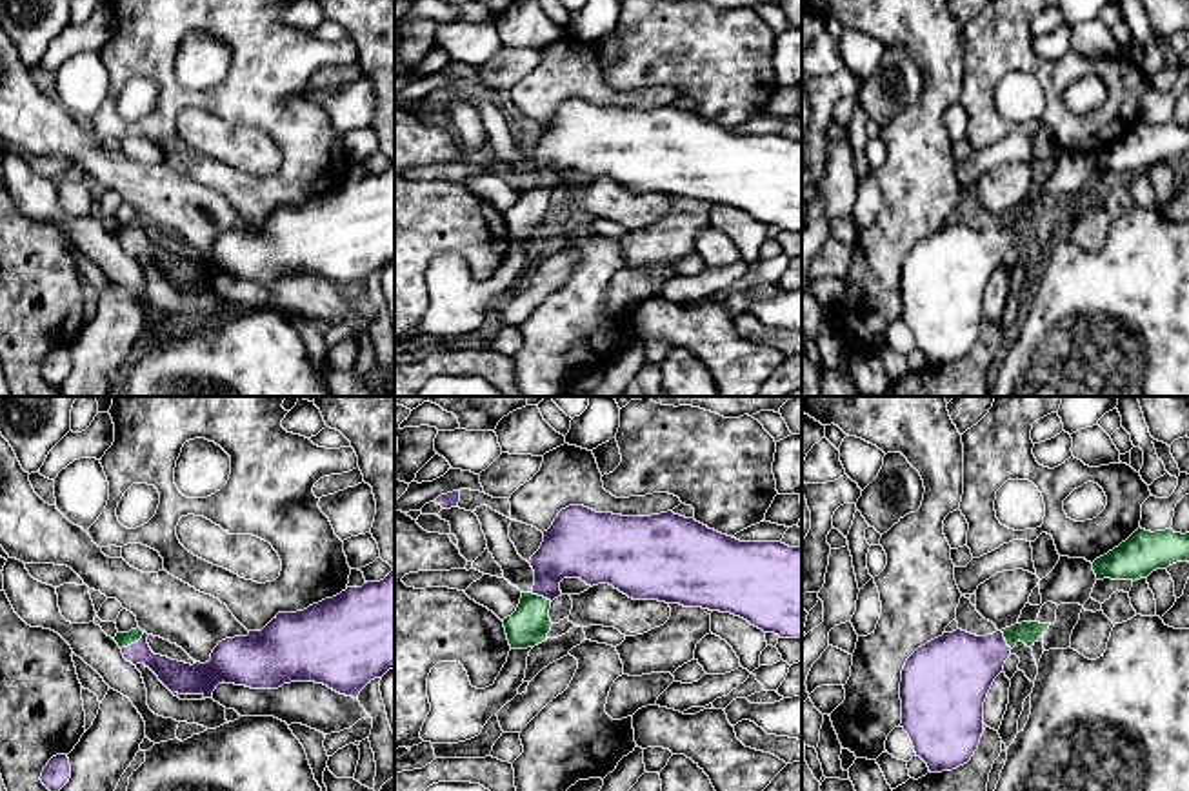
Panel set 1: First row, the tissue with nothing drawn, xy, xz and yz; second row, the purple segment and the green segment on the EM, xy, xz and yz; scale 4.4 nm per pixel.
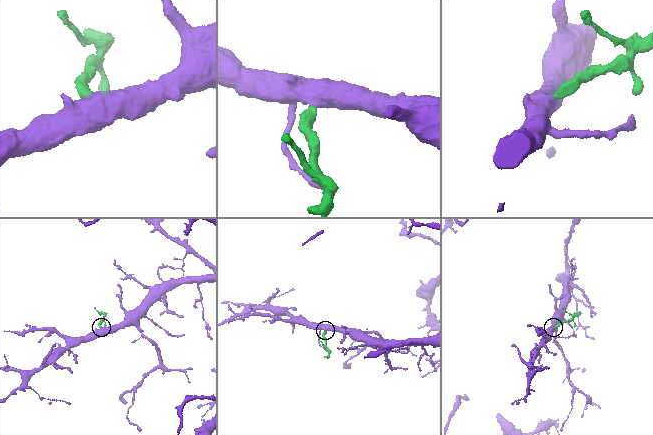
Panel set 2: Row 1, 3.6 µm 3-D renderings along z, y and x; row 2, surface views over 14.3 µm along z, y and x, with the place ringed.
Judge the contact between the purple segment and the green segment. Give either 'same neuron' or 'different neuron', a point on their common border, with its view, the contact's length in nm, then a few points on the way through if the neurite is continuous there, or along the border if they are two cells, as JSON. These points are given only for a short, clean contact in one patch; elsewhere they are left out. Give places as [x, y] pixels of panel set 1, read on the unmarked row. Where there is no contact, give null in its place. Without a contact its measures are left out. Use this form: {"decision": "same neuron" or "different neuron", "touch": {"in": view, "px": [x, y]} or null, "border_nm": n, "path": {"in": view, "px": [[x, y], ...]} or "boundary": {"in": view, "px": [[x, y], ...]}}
{"decision": "same neuron", "touch": {"in": "xy", "px": [135, 235]}, "border_nm": 130, "path": {"in": "xy", "px": [[179, 270], [153, 255], [135, 235], [122, 231]]}}

